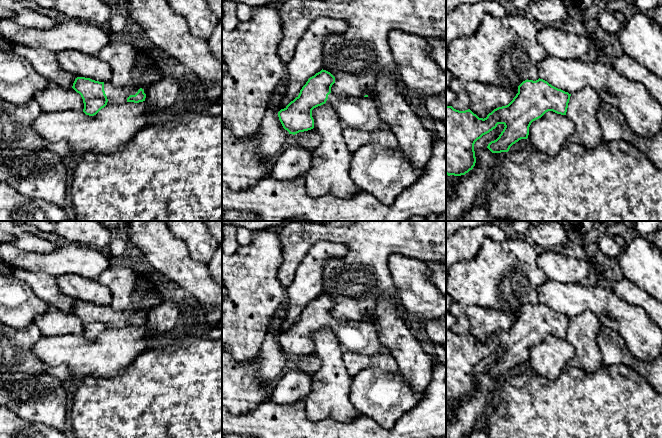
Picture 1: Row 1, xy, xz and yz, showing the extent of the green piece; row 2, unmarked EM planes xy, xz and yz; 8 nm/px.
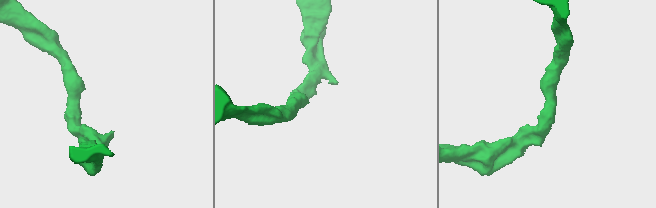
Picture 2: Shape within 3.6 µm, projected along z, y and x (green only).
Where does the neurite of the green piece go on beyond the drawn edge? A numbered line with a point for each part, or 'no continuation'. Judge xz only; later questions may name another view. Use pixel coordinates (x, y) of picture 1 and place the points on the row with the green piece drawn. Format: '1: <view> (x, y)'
1: xz (361, 113)

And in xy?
1: xy (116, 95)

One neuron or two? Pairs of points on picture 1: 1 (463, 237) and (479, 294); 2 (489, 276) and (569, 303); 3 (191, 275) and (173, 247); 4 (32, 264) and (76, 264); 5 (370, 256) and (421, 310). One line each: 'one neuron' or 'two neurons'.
1: two neurons
2: two neurons
3: one neuron
4: one neuron
5: two neurons

